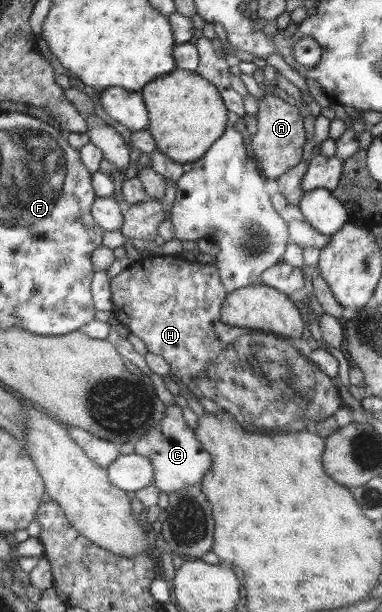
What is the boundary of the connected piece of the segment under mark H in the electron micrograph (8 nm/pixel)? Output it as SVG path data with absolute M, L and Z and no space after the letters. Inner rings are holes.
M167 253L144 259L135 257L130 266L110 279L113 304L110 312L132 336L145 344L147 352L168 363L170 375L175 376L184 390L197 399L206 397L218 402L228 413L244 420L250 432L253 428L278 433L311 430L319 421L336 412L341 398L338 398L330 378L308 358L303 344L296 339L222 322L221 307L228 293L222 285L219 271L210 263L190 262L190 259L174 258Z

